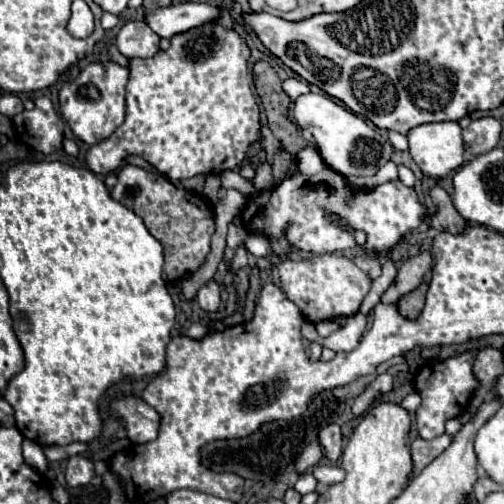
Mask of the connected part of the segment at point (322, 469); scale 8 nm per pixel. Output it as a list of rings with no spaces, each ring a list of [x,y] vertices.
[[[315,465],[313,467],[313,477],[321,483],[333,485],[345,479],[345,471],[341,467],[329,467],[329,465]]]

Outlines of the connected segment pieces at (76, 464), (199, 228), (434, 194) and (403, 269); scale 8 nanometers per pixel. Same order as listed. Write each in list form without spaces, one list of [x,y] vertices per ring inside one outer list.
[[[73,455],[67,463],[65,481],[67,487],[81,487],[93,479],[93,463],[85,455]]]
[[[125,165],[117,173],[117,185],[111,189],[111,197],[123,203],[127,209],[135,211],[143,219],[149,233],[163,245],[165,281],[185,279],[205,263],[205,257],[211,249],[211,235],[215,233],[215,221],[211,209],[201,195],[175,187],[159,173],[149,173],[141,167]]]
[[[435,185],[431,191],[429,191],[437,211],[435,215],[431,215],[431,227],[437,229],[437,225],[443,229],[443,231],[451,231],[451,233],[457,233],[465,227],[465,221],[463,217],[457,213],[457,209],[453,207],[451,203],[451,197],[447,195],[445,189],[441,189],[439,185]]]
[[[421,251],[419,255],[407,259],[399,267],[399,273],[397,273],[391,289],[383,293],[381,303],[397,303],[399,297],[417,289],[429,269],[431,269],[431,253],[429,251]]]

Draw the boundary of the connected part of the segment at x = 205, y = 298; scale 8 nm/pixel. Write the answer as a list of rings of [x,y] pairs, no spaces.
[[[209,281],[207,285],[203,285],[197,291],[197,303],[205,313],[215,313],[221,305],[221,293],[219,293],[219,285],[215,281]]]

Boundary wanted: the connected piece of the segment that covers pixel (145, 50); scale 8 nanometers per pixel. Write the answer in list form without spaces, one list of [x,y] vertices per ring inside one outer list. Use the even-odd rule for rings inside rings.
[[[133,21],[119,29],[115,45],[127,59],[153,57],[159,51],[159,37],[147,27],[145,21]]]

